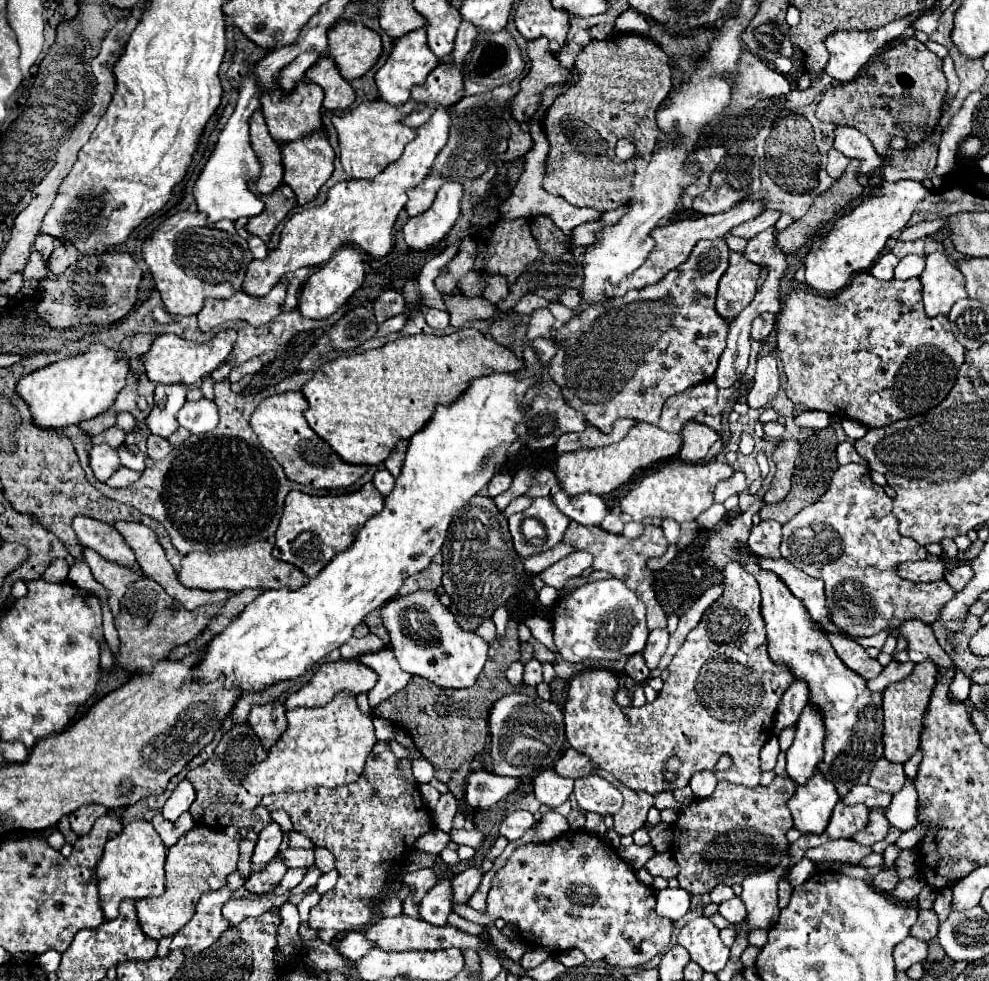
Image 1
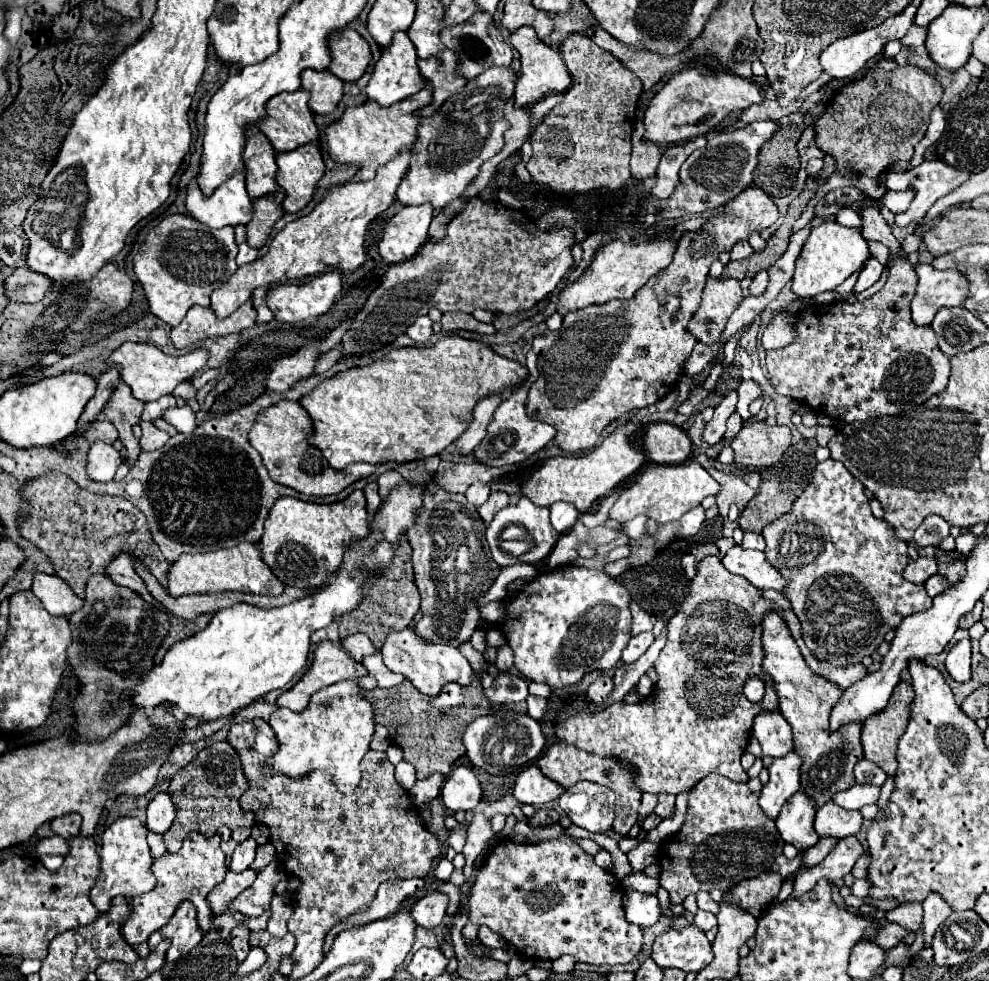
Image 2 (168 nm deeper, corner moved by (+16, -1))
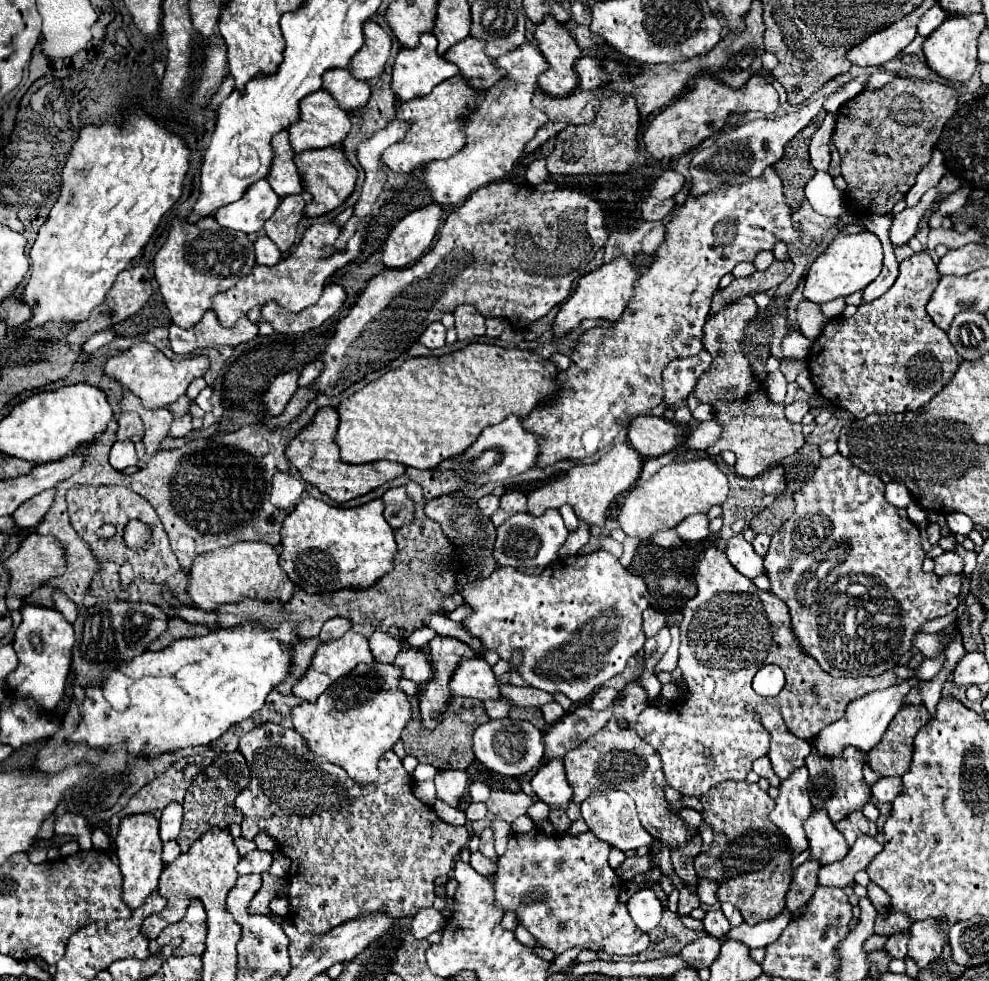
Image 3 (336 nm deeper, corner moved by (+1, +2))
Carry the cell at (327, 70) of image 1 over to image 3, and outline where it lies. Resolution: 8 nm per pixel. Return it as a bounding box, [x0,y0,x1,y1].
[323,69,371,111]

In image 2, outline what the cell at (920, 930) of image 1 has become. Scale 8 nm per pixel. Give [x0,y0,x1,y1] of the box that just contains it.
[872,920,908,948]

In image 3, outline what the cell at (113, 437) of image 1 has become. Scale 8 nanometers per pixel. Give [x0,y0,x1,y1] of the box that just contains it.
[117,411,143,443]

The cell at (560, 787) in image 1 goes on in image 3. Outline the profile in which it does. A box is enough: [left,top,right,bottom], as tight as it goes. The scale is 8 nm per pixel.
[531,759,571,807]

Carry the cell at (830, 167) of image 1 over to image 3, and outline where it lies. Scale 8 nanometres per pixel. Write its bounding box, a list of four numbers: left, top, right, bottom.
[809,113,837,171]

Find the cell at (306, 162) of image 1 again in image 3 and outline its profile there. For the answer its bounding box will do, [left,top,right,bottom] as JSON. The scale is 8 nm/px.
[295,147,357,217]

